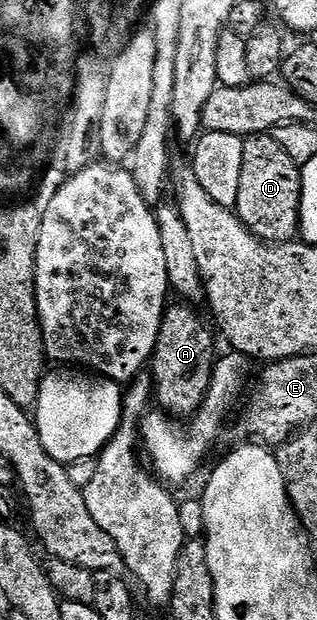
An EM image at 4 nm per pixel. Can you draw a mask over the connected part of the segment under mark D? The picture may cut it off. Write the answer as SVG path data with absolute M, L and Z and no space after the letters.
M271 134L254 135L244 139L242 181L238 181L237 217L251 235L265 243L286 243L297 238L300 229L301 168L274 141Z

